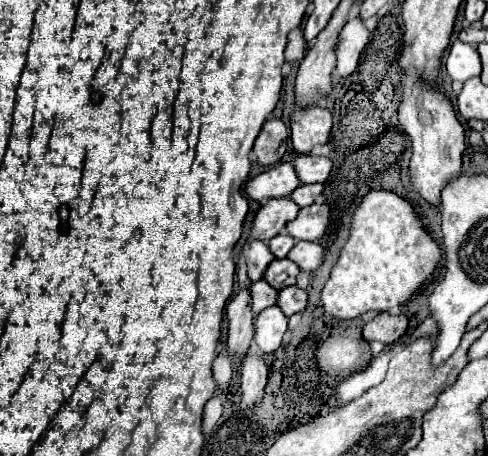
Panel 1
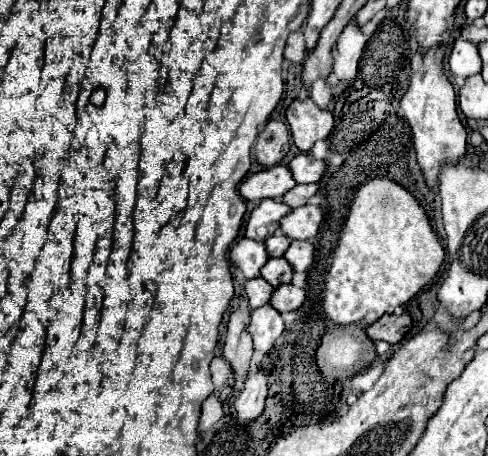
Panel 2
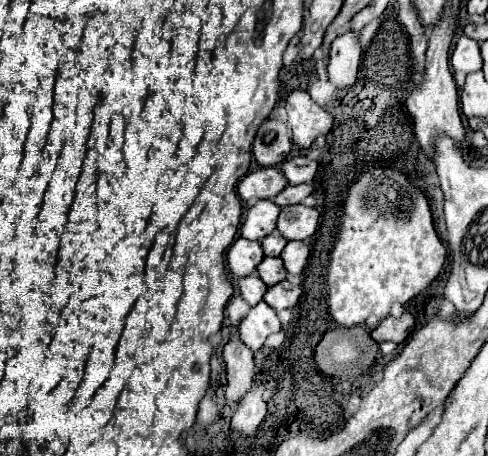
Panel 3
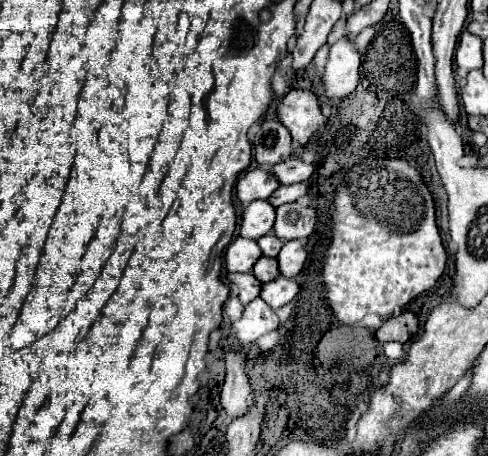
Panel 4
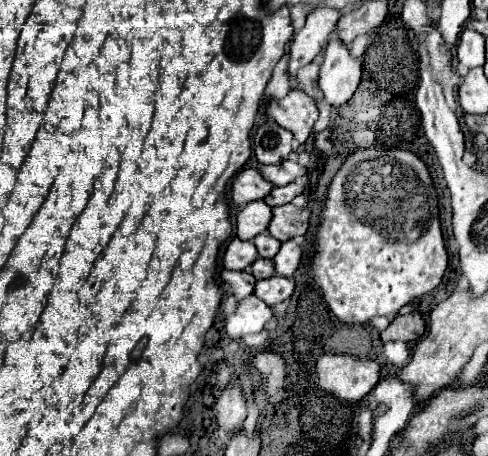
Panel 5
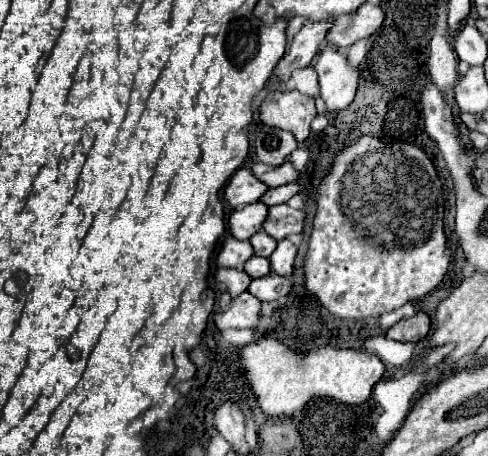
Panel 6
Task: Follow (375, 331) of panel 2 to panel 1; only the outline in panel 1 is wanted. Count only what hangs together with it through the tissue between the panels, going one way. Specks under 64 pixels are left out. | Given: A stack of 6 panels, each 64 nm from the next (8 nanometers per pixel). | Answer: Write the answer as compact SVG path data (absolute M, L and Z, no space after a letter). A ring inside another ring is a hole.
M378 314L376 318L372 318L370 322L364 324L362 328L362 334L364 334L364 340L380 340L384 344L392 344L396 342L408 328L408 320L404 314Z

